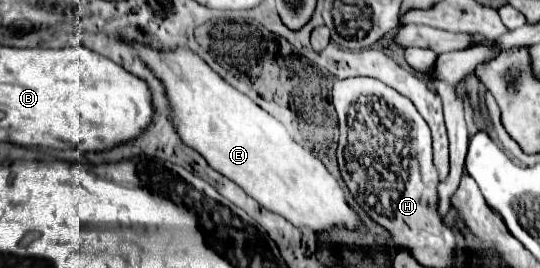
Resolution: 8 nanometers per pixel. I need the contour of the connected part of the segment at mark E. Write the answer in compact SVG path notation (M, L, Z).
M141 48L139 54L167 88L175 130L211 168L239 184L261 206L287 218L297 228L309 228L313 232L327 232L333 228L355 232L363 228L363 220L347 204L345 190L325 164L313 152L297 144L281 122L229 86L197 54L179 48L169 54Z

